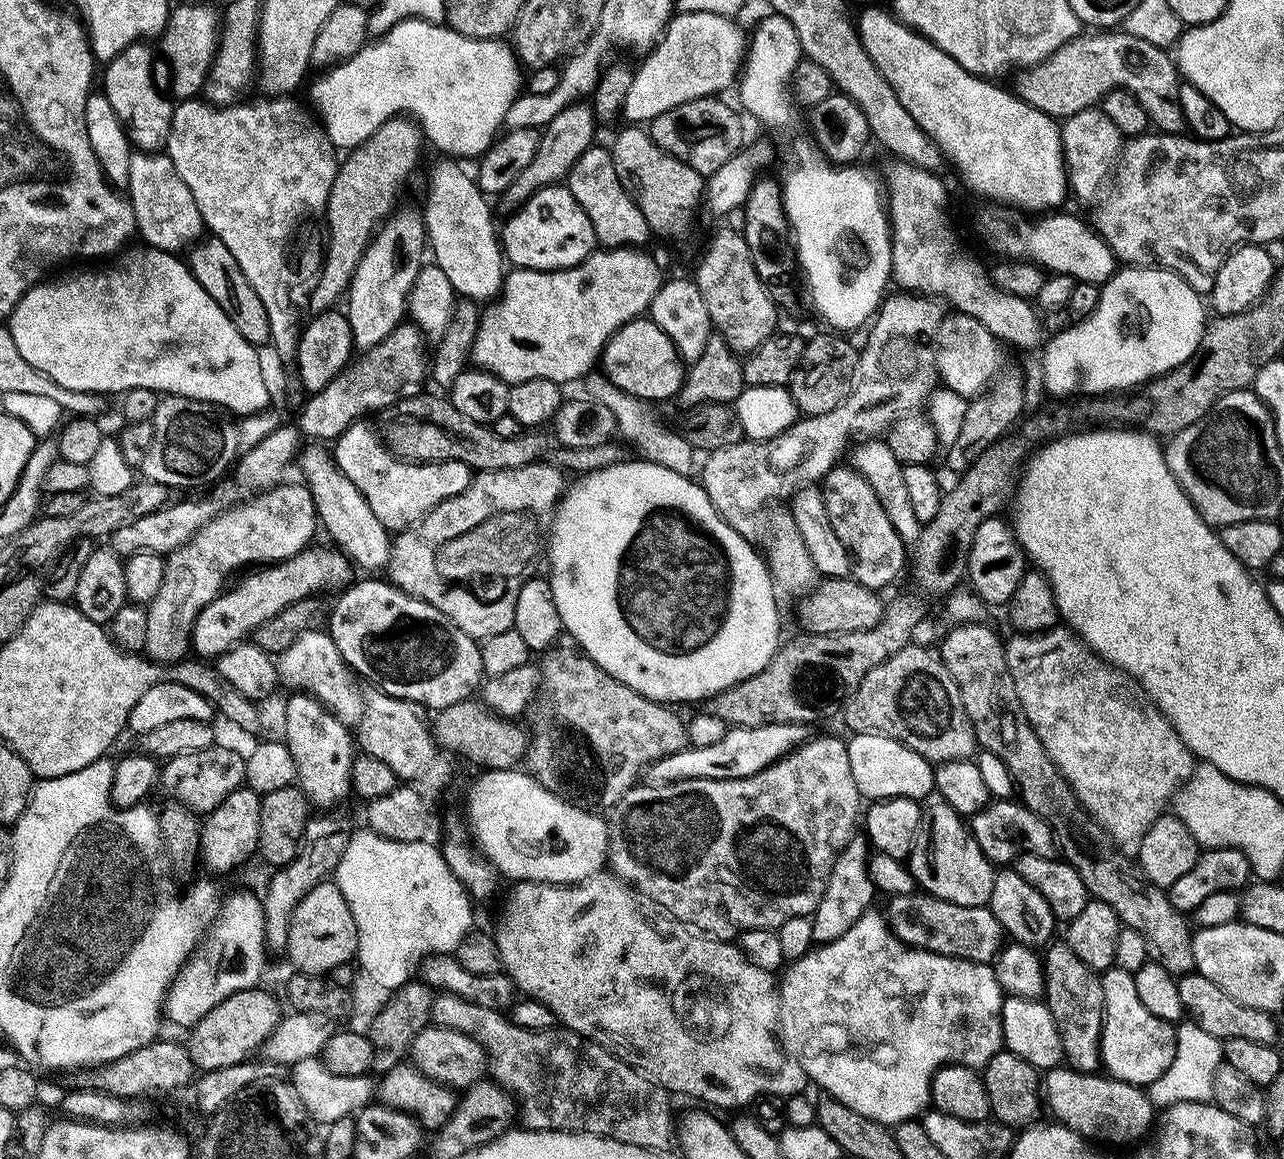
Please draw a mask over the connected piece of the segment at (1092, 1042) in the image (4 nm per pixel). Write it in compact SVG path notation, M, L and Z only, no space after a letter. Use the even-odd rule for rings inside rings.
M1066 944L1053 945L1044 963L1046 1003L1054 1014L1065 1057L1077 1072L1096 1074L1101 1071L1100 1038L1104 1034L1105 988L1103 977L1086 966Z

